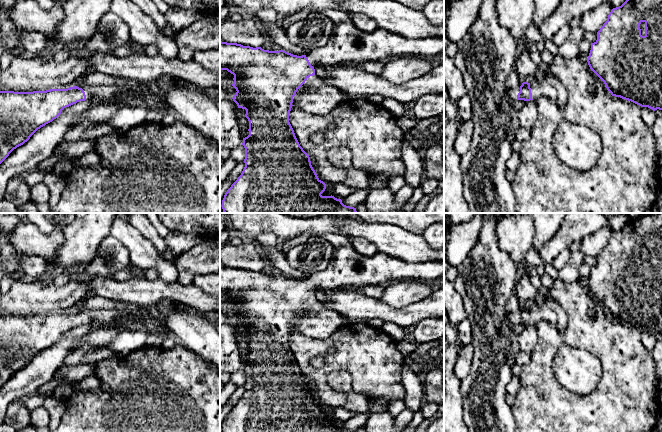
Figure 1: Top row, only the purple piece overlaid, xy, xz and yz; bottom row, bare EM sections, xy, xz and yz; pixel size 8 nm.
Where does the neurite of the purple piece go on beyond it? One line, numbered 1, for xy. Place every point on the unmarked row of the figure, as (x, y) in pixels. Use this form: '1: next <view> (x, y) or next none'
1: next xy (96, 318)

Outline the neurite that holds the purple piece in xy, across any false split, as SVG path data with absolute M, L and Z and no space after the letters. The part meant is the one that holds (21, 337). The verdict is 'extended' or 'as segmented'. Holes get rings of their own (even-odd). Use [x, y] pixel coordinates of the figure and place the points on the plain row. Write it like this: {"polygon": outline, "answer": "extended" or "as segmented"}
{"polygon": "M118 309L33 316L0 315L0 388L38 353L56 343L64 332L85 324L91 329L109 328L126 317L138 321L127 311Z", "answer": "extended"}

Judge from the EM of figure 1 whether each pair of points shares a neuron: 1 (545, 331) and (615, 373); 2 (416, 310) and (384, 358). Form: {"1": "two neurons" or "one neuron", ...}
{"1": "one neuron", "2": "two neurons"}

